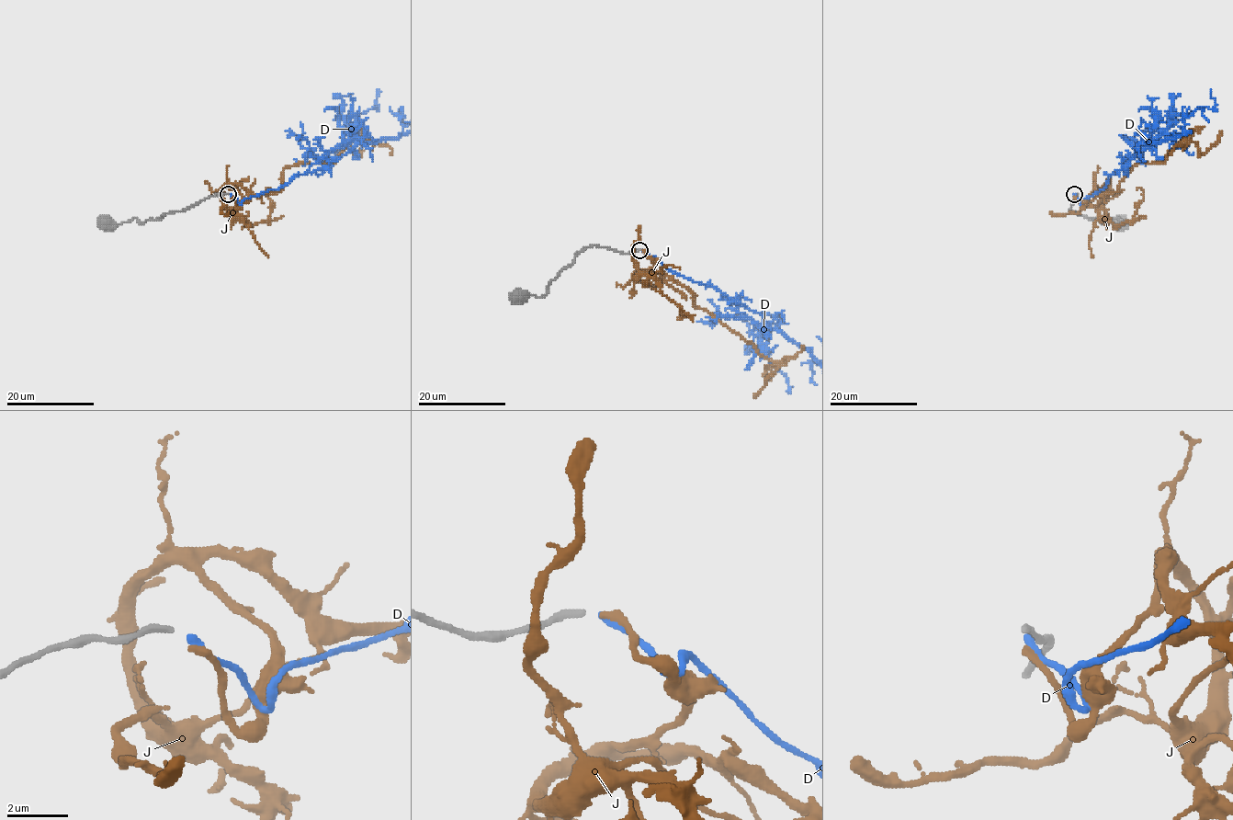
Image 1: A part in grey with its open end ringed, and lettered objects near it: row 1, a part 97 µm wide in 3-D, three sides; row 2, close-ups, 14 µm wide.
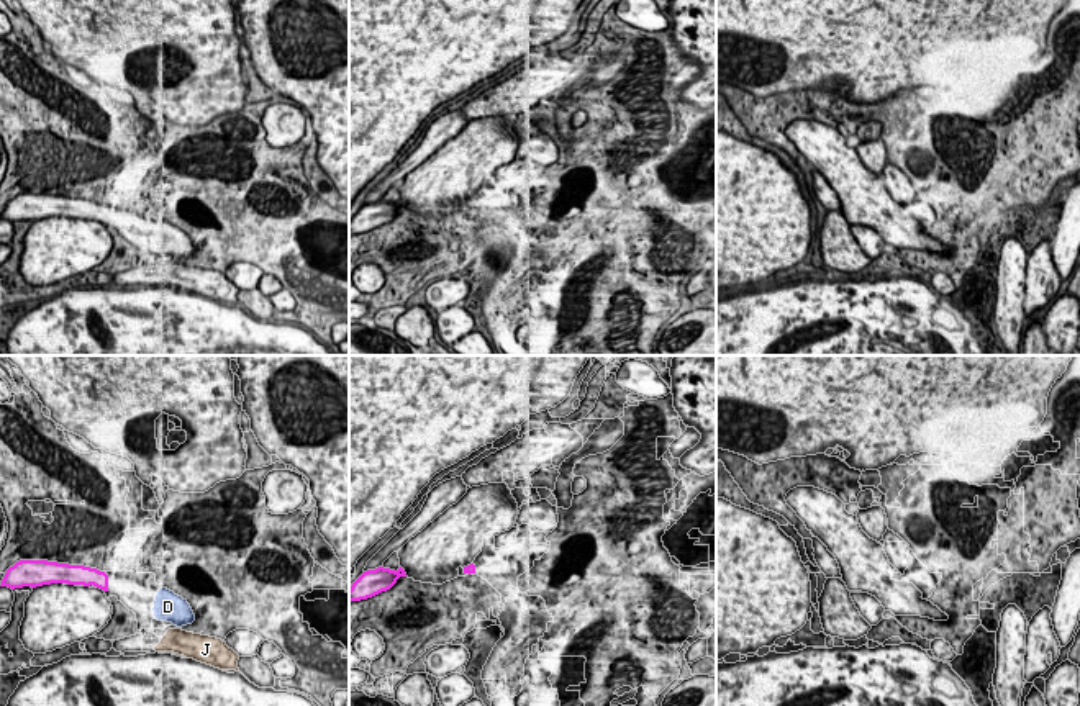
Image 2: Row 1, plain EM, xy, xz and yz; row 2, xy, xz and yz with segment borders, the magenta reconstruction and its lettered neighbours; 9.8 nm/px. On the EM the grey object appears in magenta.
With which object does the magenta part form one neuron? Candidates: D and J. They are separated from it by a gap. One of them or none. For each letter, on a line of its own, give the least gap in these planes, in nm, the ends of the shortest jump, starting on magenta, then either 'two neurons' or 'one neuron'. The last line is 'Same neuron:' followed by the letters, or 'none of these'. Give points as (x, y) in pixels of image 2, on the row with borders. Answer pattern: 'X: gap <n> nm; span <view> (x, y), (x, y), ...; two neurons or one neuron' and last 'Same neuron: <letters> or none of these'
D: gap 480 nm; span xy (107, 590), (154, 601); one neuron
J: gap 700 nm; span xy (107, 590), (166, 633); two neurons
Same neuron: D

